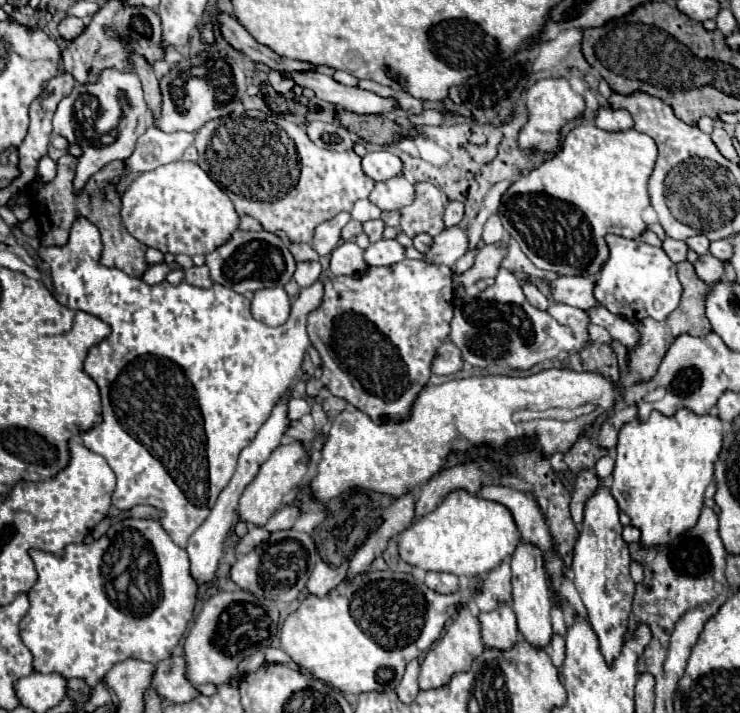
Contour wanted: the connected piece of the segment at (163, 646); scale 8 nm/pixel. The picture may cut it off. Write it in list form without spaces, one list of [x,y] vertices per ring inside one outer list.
[[[135,520],[139,522],[139,556],[151,556],[155,560],[155,572],[159,572],[159,600],[155,600],[155,608],[151,612],[143,612],[143,616],[131,616],[121,612],[113,606],[111,600],[107,600],[107,592],[103,588],[103,572],[99,572],[99,564],[103,562],[103,552],[111,546],[111,538],[105,534],[99,540],[91,544],[69,544],[63,552],[63,556],[55,556],[51,552],[43,552],[37,548],[29,550],[29,556],[35,562],[37,568],[37,582],[27,592],[31,608],[21,620],[21,640],[33,654],[33,670],[41,674],[61,674],[63,678],[81,678],[90,688],[94,688],[105,678],[105,674],[121,660],[135,658],[143,662],[157,664],[159,660],[165,660],[171,656],[171,650],[179,644],[183,632],[189,626],[189,620],[193,618],[193,610],[197,604],[199,586],[191,576],[189,570],[189,556],[183,548],[173,544],[169,534],[161,528],[161,524],[155,524],[155,520]]]

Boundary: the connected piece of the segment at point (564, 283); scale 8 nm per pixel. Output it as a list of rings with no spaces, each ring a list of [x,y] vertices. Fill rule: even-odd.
[[[559,276],[551,282],[551,296],[555,302],[589,310],[597,304],[593,296],[593,280],[585,276]]]

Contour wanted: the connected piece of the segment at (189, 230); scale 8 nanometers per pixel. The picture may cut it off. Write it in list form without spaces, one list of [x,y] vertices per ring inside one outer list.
[[[177,160],[139,174],[121,200],[121,218],[129,234],[161,252],[187,256],[207,254],[227,242],[239,224],[229,196],[195,162]]]

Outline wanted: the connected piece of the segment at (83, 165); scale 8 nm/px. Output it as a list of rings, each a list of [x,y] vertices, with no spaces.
[[[105,68],[97,82],[75,84],[73,92],[65,96],[53,116],[53,132],[67,138],[71,144],[81,146],[83,154],[77,160],[73,178],[75,194],[83,192],[87,180],[113,160],[125,160],[131,156],[137,138],[147,128],[147,104],[139,76],[133,70]]]

